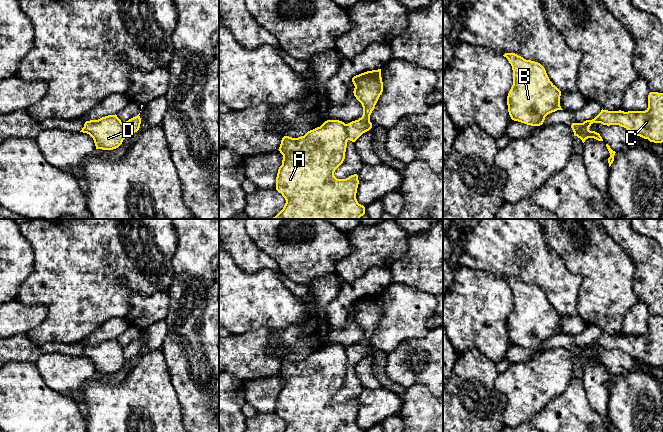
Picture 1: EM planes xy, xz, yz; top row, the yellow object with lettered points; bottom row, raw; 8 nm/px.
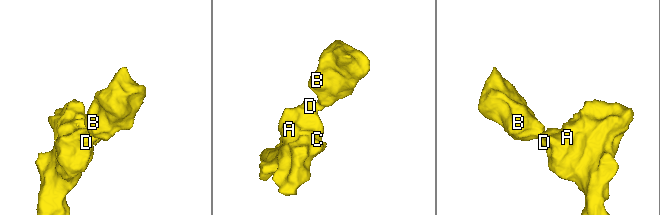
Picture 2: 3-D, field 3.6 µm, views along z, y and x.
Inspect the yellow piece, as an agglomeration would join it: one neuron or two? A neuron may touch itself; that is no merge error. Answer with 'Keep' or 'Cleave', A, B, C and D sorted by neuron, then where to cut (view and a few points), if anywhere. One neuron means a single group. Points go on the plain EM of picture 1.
Cleave. Groups: A C D / B. Split along xz (345, 348), (348, 363)

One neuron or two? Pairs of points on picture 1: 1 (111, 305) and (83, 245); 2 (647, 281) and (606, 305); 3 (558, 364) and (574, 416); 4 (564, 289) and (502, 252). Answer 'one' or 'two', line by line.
1: one
2: two
3: two
4: one

